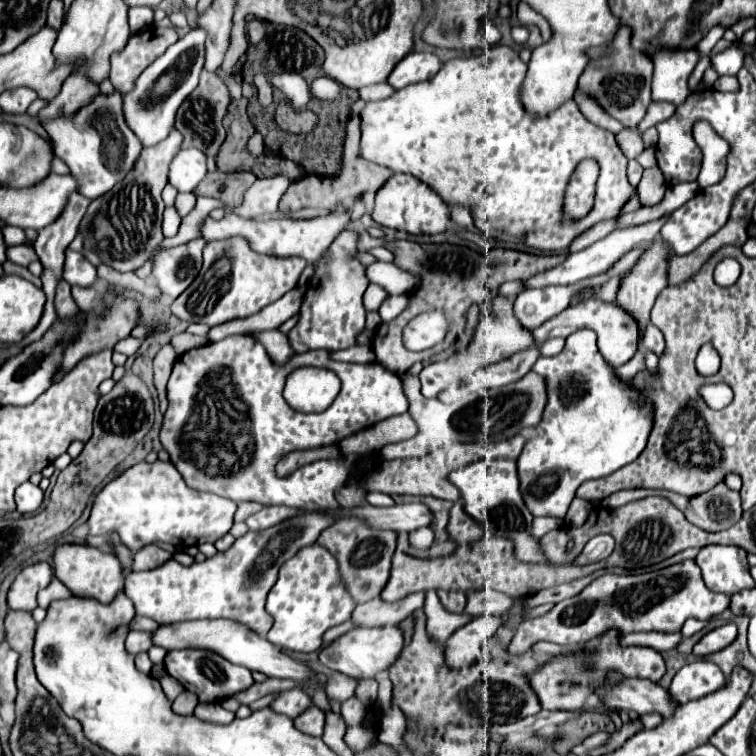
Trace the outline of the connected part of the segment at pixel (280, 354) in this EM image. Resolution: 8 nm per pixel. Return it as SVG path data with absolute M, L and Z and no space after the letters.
M264 331L264 333L252 333L256 337L256 341L260 341L264 345L264 349L268 351L268 355L272 357L272 361L278 363L286 363L288 357L294 355L286 335L282 335L280 331Z

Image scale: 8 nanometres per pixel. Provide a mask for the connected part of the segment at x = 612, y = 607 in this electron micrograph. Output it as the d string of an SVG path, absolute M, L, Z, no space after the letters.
M692 559L644 575L602 575L584 587L582 593L556 603L554 609L546 615L520 623L508 645L508 651L518 655L538 641L580 645L602 637L610 629L616 629L620 635L634 631L678 633L686 619L710 619L712 615L722 613L728 603L730 595L712 593L704 585L700 567L696 567Z

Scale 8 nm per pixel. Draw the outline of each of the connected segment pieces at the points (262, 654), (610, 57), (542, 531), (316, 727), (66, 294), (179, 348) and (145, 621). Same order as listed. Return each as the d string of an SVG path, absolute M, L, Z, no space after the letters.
M200 619L200 621L182 621L182 623L172 623L172 625L160 625L152 633L152 641L154 641L154 645L164 647L166 651L188 649L188 647L210 649L236 665L244 665L250 671L262 671L268 677L290 677L296 681L304 681L314 675L304 663L294 661L292 657L282 653L280 647L272 645L268 639L256 635L254 631L248 631L248 627L244 627L240 623L232 623L230 619L214 619L214 621Z
M622 27L618 29L618 35L610 45L610 53L600 57L598 61L588 63L588 67L584 69L584 75L580 75L578 79L578 89L590 95L610 117L620 121L624 127L632 129L642 121L652 101L650 99L652 69L654 69L652 59L630 47L630 29Z
M536 517L536 519L532 521L532 535L542 537L542 535L546 535L548 531L552 531L552 529L556 529L556 527L560 527L560 525L562 525L560 519L552 519L552 517Z
M312 705L302 715L298 715L294 719L294 725L296 725L298 731L302 731L306 735L320 737L322 735L322 729L324 729L324 713L316 705Z
M64 279L58 283L54 305L60 318L74 316L79 310L71 296L71 285Z
M180 333L180 335L174 335L170 345L174 347L176 351L176 357L180 357L184 351L190 351L190 349L196 349L196 347L202 347L206 345L208 339L206 337L198 337L198 335L190 335L190 333Z
M135 616L130 622L129 631L154 631L159 624L153 619Z

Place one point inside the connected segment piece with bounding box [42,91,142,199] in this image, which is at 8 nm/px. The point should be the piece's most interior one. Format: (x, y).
(96, 144)

